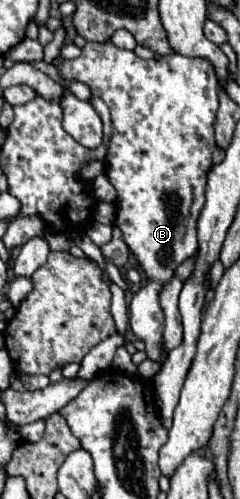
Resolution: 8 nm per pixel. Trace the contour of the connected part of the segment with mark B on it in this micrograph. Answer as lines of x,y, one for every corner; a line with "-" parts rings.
86,43
78,59
54,61
60,75
66,79
78,79
92,87
92,95
100,97
112,115
112,139
108,153
108,177
118,191
118,213
116,225
120,227
124,241
136,255
140,267
148,275
150,283
134,293
130,303
130,327
138,339
146,343
146,353
154,361
162,361
162,329
164,313
158,303
162,285
174,275
174,269
198,249
196,221
202,211
206,173
212,165
214,143
214,117
218,109
218,77
216,69
208,59
166,55
162,59
140,59
134,51
124,51
108,43

